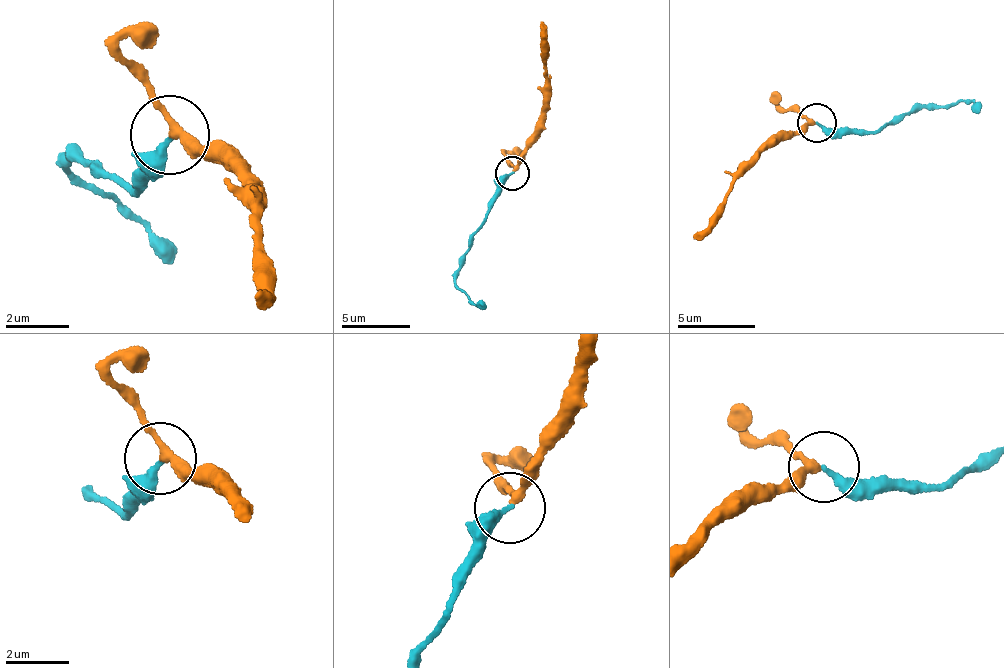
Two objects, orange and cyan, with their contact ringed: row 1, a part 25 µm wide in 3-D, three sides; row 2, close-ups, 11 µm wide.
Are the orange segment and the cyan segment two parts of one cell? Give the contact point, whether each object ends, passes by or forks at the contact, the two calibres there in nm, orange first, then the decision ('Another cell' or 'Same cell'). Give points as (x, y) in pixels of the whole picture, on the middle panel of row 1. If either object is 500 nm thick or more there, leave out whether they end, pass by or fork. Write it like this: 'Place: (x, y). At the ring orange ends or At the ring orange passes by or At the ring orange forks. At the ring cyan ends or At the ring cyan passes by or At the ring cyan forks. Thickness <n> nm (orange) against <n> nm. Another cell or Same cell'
Place: (512, 173). At the ring orange passes by. At the ring cyan ends. Thickness 220 nm (orange) against 260 nm. Same cell

